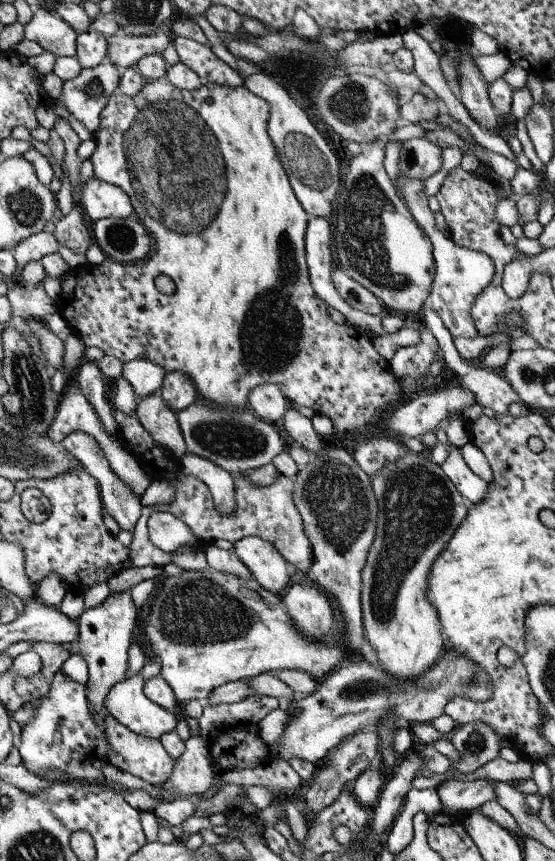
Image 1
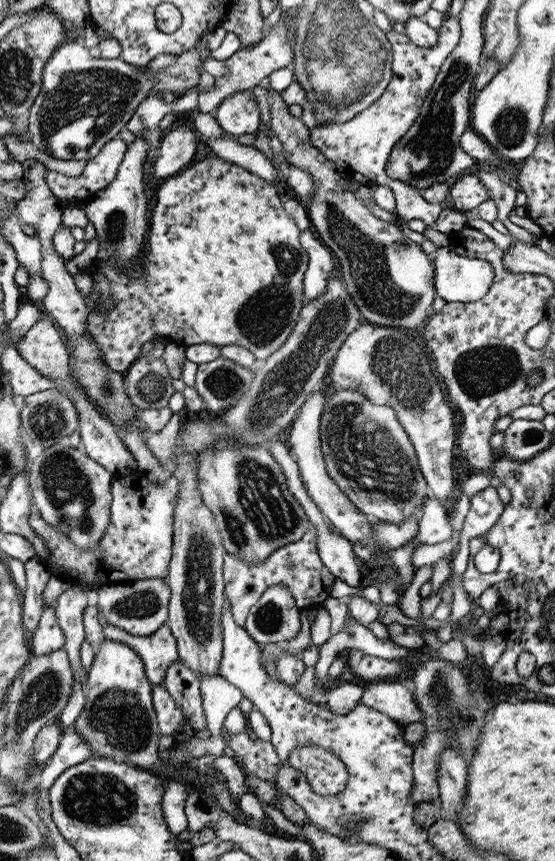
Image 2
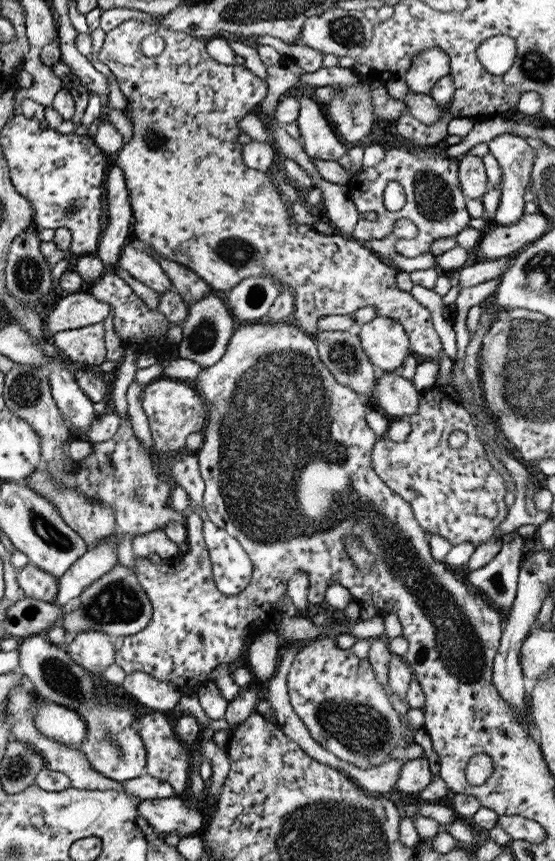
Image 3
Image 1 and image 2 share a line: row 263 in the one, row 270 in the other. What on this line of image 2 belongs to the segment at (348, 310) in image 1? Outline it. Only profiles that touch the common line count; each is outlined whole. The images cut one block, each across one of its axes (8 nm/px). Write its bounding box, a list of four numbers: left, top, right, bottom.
[299,228,336,302]

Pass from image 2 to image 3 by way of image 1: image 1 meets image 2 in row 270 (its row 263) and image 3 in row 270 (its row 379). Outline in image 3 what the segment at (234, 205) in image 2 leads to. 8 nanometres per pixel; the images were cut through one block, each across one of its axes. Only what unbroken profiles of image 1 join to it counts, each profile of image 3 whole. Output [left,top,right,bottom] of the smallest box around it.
[96,19,453,386]

